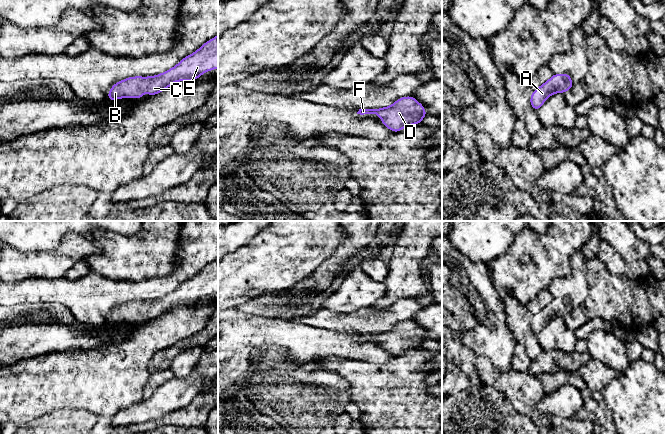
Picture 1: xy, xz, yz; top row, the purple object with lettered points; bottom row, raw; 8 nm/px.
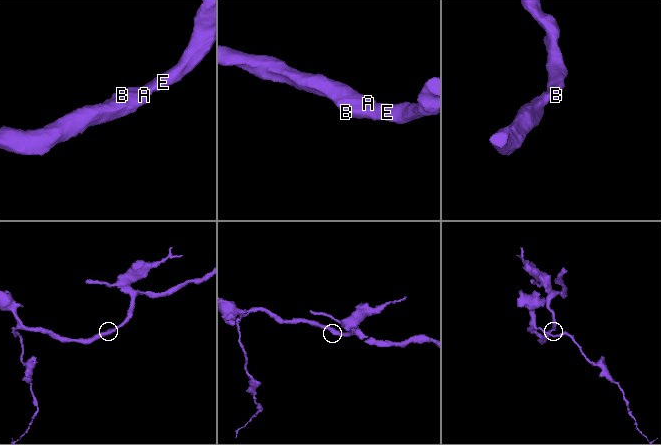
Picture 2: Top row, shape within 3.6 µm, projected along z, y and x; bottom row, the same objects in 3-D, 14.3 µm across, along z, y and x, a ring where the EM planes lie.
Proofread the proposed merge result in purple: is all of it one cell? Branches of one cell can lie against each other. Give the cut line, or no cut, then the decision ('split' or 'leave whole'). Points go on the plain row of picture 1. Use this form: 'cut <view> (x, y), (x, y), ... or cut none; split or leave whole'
cut none; leave whole

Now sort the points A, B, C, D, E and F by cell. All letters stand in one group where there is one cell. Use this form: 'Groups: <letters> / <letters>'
Groups: A B C D E F

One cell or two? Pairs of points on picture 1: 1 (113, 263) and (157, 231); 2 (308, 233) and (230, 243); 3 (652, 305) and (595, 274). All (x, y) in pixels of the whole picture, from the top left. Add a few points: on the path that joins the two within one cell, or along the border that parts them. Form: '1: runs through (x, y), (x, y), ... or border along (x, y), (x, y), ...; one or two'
1: runs through (124, 257), (131, 257), (146, 242); one
2: border along (261, 231), (230, 253); two
3: runs through (638, 301), (620, 299), (609, 288); one

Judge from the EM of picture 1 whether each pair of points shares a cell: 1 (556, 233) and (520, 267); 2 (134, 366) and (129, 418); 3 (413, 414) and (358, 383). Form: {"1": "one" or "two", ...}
{"1": "one", "2": "two", "3": "one"}

